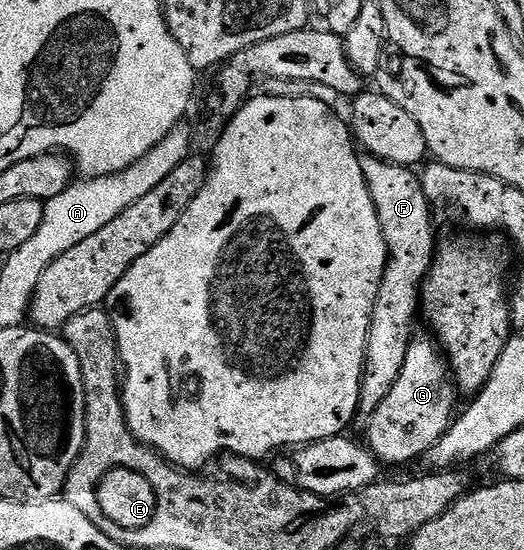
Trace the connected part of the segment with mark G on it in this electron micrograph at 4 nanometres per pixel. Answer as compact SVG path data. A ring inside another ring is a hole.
M414 338L409 343L407 362L403 362L399 382L391 386L391 394L383 398L383 406L377 411L377 429L370 434L367 444L382 465L420 461L425 452L445 436L455 419L459 392L451 379L448 359L442 349L432 339L429 340Z

